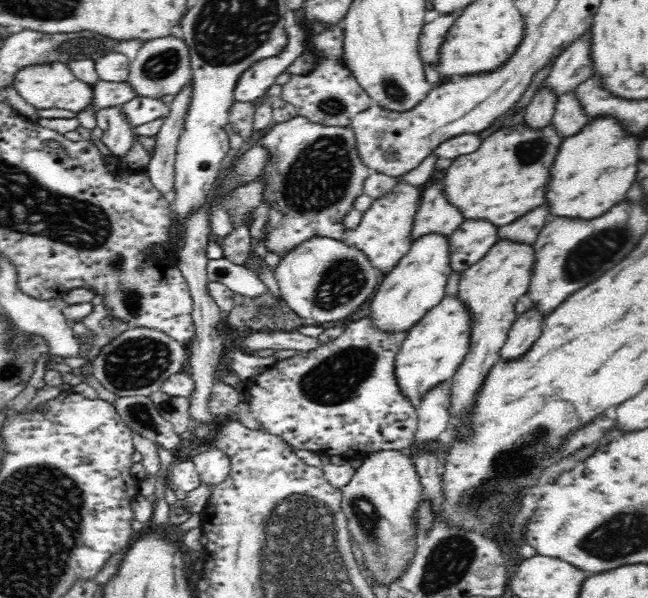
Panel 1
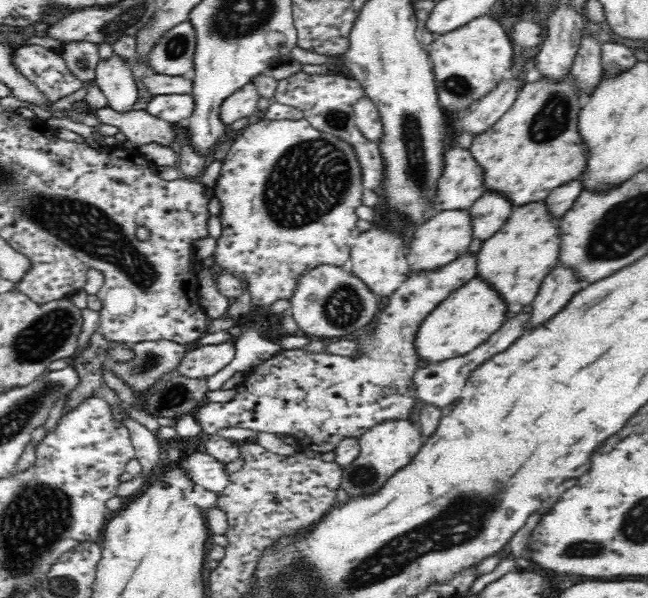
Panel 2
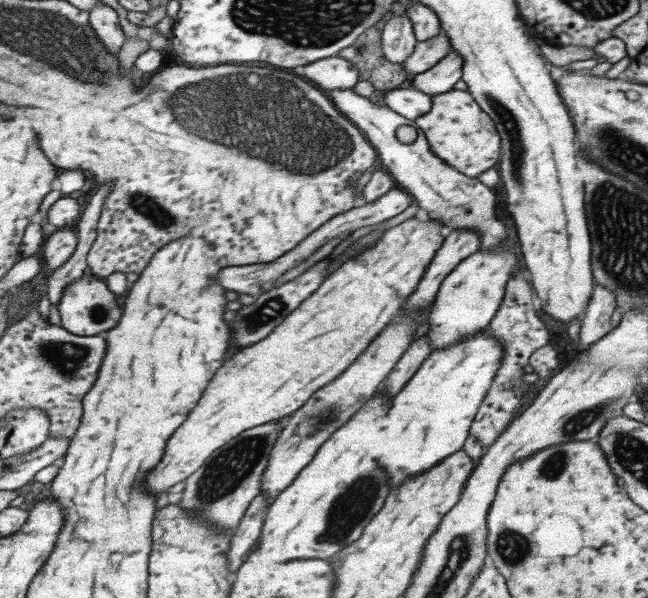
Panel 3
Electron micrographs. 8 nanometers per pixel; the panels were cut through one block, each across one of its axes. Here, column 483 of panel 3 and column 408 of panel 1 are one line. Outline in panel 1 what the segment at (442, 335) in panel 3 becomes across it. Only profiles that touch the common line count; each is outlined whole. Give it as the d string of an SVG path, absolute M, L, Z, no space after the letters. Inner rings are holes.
M426 235L418 242L411 244L410 251L406 253L390 272L383 274L379 284L370 298L370 314L365 319L370 319L374 329L390 335L408 332L429 310L432 310L445 296L446 281L452 273L450 257L448 257L448 239L440 235Z

